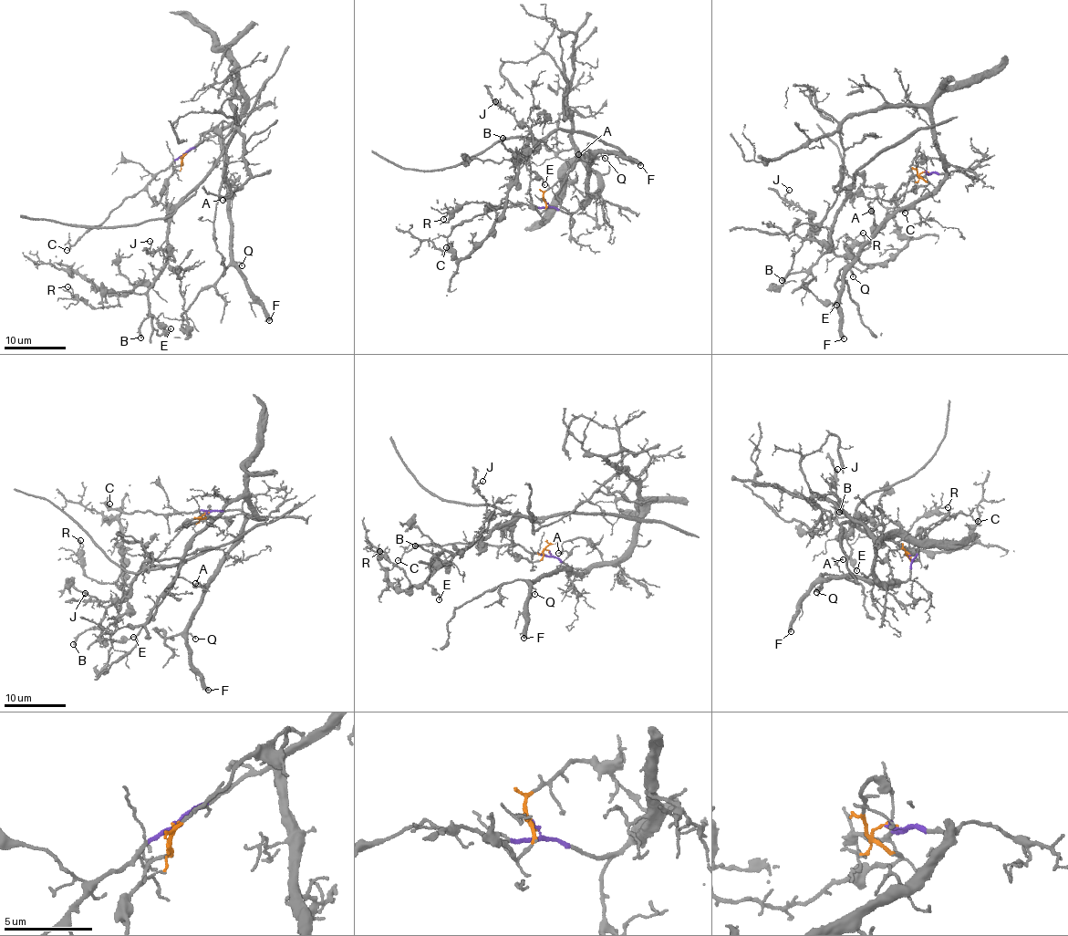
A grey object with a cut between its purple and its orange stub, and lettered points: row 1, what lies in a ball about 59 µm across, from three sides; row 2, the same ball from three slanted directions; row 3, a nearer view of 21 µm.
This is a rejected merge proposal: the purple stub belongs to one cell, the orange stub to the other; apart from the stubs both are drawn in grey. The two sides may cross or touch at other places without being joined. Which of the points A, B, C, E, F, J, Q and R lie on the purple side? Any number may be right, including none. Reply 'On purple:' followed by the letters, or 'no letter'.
On purple: A, C, F, Q

